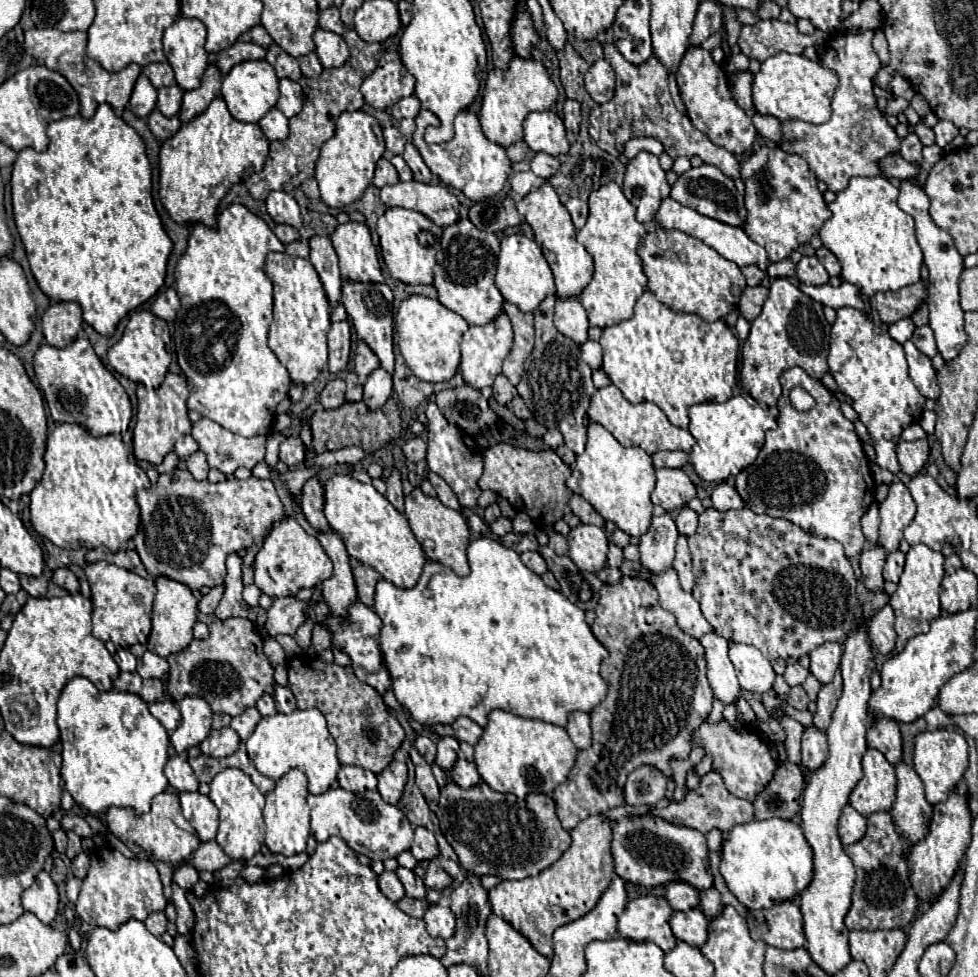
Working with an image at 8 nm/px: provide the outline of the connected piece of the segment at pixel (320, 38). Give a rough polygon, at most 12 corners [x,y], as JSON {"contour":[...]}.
{"contour":[[327,29],[313,33],[323,67],[341,67],[349,59],[347,43]]}

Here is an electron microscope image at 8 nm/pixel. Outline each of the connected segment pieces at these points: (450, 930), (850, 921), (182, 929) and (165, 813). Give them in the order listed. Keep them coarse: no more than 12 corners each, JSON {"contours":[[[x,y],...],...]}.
{"contours":[[[431,905],[425,925],[431,937],[455,935],[455,915],[449,907]],[[891,811],[845,847],[857,871],[847,929],[915,919],[909,841]],[[173,885],[177,933],[189,935],[195,923],[185,891]],[[179,795],[151,811],[109,807],[109,831],[141,859],[179,865],[201,843]]]}

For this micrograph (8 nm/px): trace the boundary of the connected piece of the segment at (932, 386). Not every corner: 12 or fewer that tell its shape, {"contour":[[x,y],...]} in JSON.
{"contour":[[905,341],[909,377],[927,399],[939,397],[931,359]]}

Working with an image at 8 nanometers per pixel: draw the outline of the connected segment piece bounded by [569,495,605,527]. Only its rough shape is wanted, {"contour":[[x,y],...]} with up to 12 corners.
{"contour":[[581,497],[569,499],[571,511],[581,523],[603,527],[605,521]]}

